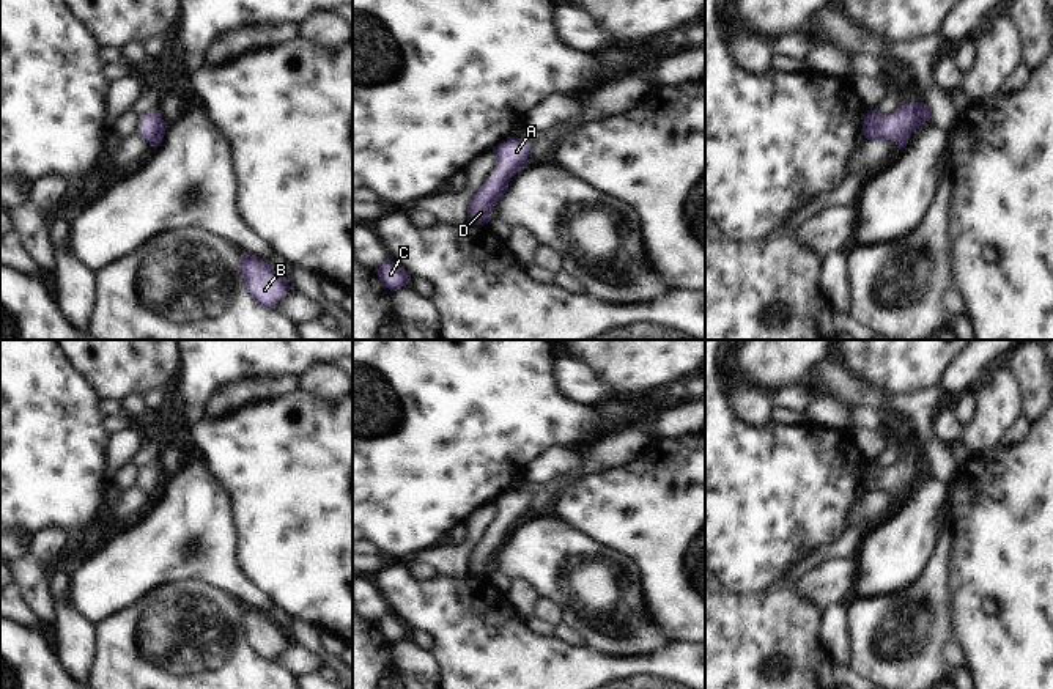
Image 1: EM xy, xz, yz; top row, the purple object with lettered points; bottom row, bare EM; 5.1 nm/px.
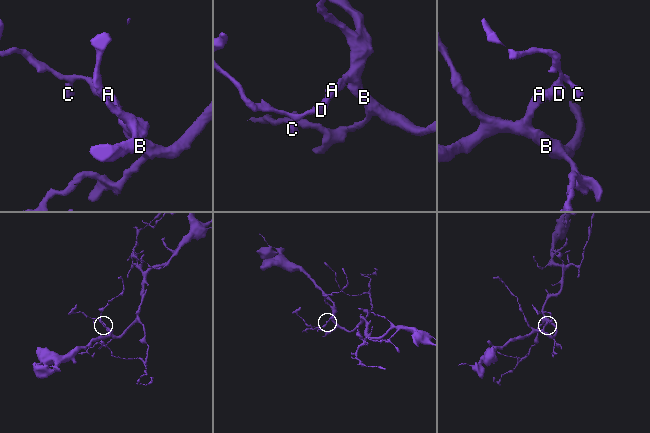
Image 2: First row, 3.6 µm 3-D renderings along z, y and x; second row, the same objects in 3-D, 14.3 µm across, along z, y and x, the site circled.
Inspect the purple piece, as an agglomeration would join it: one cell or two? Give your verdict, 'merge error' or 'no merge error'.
no merge error

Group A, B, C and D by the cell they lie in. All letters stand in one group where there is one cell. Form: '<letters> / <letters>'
A B C D

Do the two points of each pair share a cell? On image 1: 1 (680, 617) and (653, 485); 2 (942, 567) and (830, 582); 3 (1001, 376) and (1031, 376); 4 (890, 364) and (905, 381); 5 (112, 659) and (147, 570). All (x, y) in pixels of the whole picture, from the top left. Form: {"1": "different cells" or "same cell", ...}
{"1": "same cell", "2": "different cells", "3": "different cells", "4": "same cell", "5": "different cells"}

